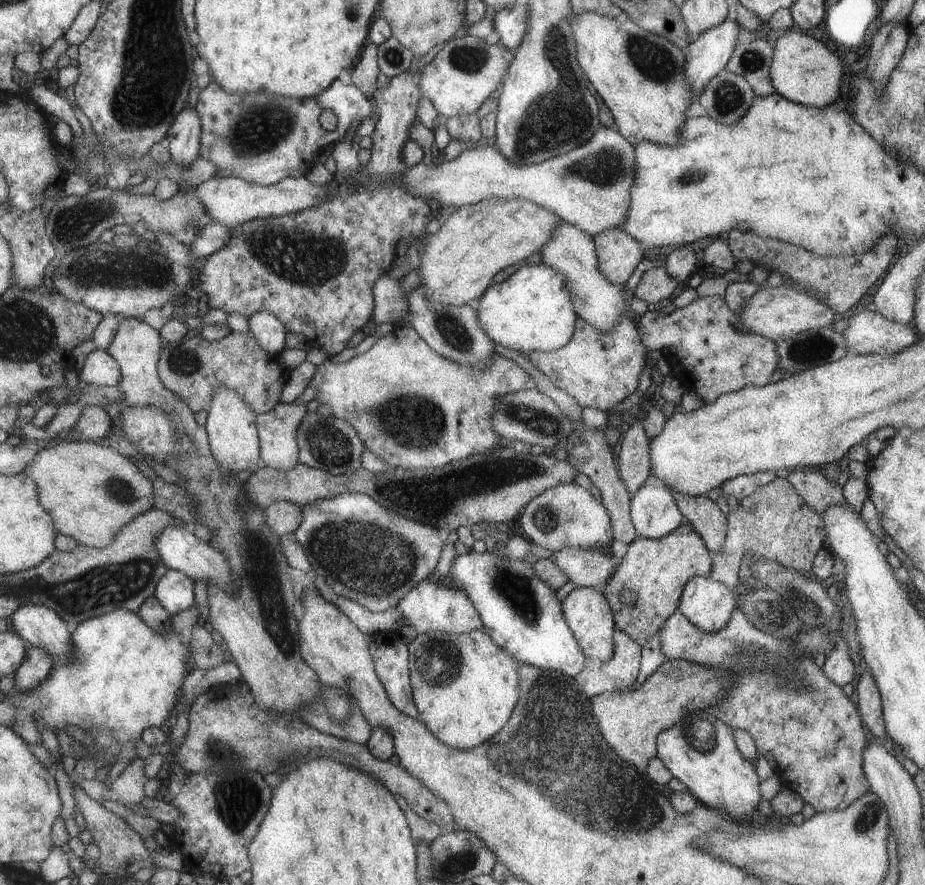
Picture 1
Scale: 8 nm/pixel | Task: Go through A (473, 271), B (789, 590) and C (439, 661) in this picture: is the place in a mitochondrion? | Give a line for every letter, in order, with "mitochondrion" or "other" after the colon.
A: other
B: mitochondrion
C: mitochondrion

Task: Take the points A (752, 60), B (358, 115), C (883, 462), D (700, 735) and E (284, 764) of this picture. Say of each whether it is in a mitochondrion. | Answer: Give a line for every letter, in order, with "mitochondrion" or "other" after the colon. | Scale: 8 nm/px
A: mitochondrion
B: other
C: other
D: mitochondrion
E: other

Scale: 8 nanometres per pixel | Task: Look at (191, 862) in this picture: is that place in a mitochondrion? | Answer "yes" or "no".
no

